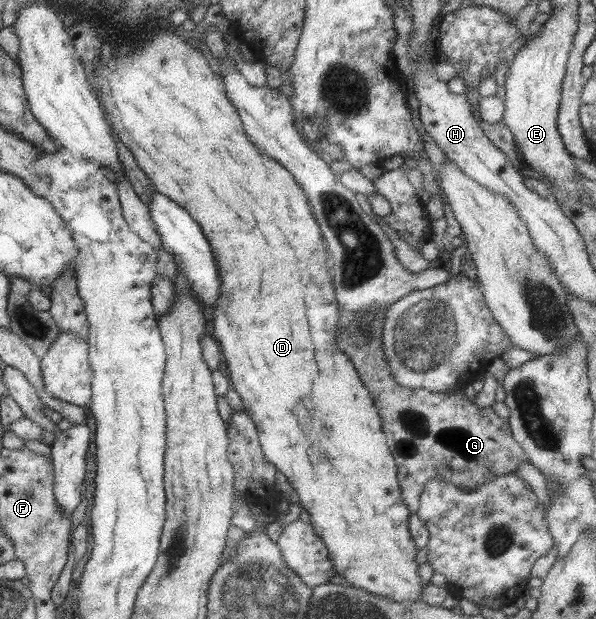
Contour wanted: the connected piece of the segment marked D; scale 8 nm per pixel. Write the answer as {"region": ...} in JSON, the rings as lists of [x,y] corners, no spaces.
{"region":[[[156,29],[154,35],[148,35],[142,47],[128,49],[125,55],[99,56],[95,69],[95,81],[99,87],[99,95],[96,98],[101,103],[113,135],[116,135],[117,139],[132,153],[136,165],[154,185],[154,192],[160,192],[173,203],[184,208],[201,226],[201,230],[209,241],[214,259],[217,260],[218,275],[221,276],[221,285],[218,286],[218,291],[221,293],[214,302],[214,310],[209,314],[209,331],[224,357],[224,365],[230,377],[228,383],[238,393],[242,400],[243,411],[250,415],[254,427],[260,432],[258,439],[260,439],[262,455],[274,464],[282,475],[286,476],[288,484],[298,496],[302,509],[306,509],[309,513],[310,526],[328,549],[335,576],[345,578],[350,587],[361,589],[375,597],[383,597],[387,601],[421,601],[418,593],[426,584],[422,585],[416,575],[419,565],[416,565],[414,561],[416,551],[414,551],[412,536],[408,535],[408,509],[404,507],[404,501],[400,499],[401,485],[396,477],[398,475],[397,463],[390,455],[390,449],[385,443],[381,416],[373,403],[369,388],[362,383],[361,376],[354,370],[353,363],[338,347],[339,305],[336,289],[333,287],[328,250],[321,235],[321,228],[314,219],[311,205],[302,192],[302,187],[298,186],[290,171],[282,168],[277,160],[270,159],[269,156],[257,151],[256,145],[249,140],[244,131],[244,124],[241,122],[237,109],[227,99],[223,82],[212,73],[202,53],[190,47],[180,36],[164,29]]]}

